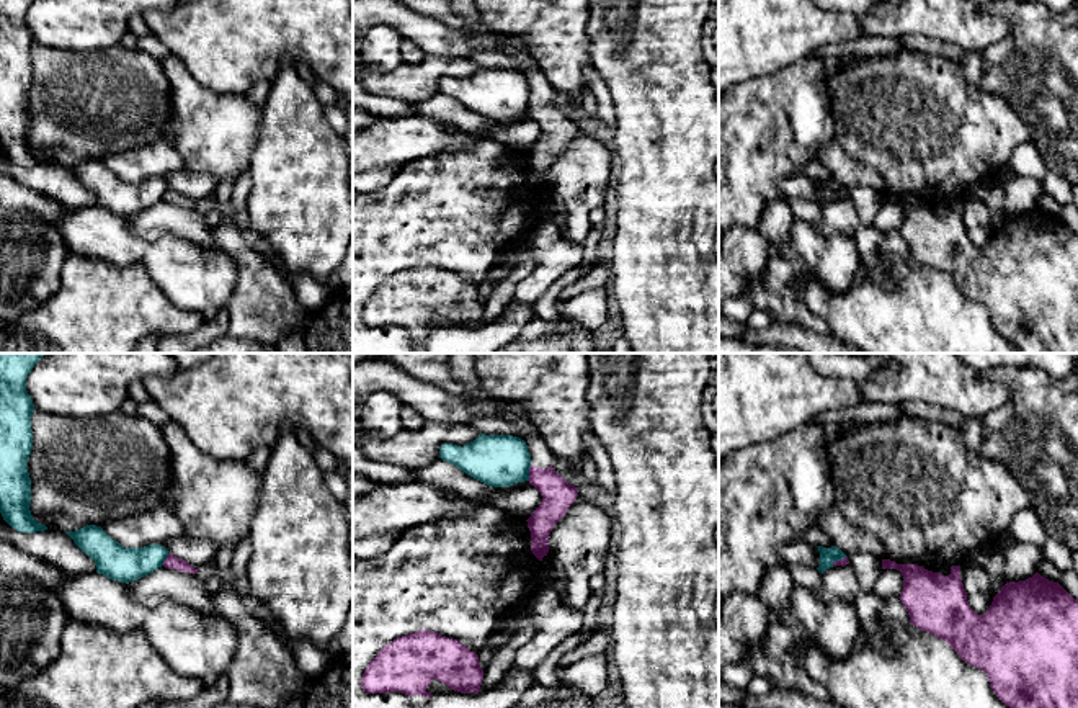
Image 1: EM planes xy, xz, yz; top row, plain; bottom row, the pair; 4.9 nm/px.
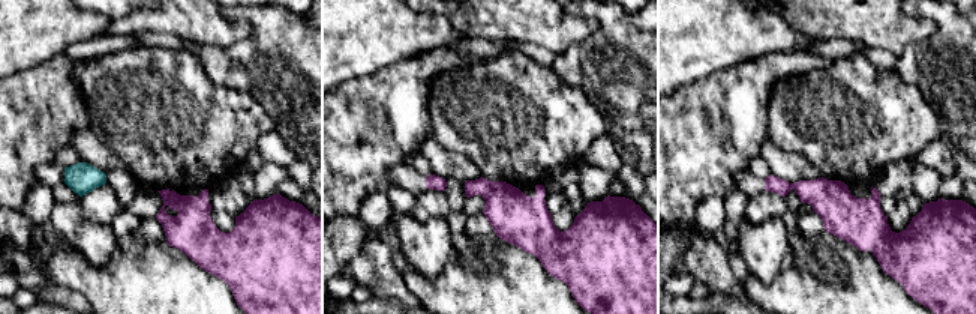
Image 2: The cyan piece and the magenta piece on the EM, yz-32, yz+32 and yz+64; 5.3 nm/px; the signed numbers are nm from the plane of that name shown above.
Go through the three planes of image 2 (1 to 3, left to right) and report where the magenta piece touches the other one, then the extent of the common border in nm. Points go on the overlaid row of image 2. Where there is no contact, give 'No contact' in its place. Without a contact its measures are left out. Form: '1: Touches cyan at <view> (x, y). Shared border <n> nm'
1: No contact
2: No contact
3: No contact

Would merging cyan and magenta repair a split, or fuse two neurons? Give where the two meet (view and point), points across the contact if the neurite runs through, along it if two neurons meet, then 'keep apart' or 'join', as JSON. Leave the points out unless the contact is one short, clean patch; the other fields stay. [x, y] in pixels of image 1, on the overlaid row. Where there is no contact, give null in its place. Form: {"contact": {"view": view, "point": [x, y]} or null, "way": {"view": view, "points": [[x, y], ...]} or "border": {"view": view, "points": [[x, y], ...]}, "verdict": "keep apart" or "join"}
{"contact": {"view": "xz", "point": [528, 473]}, "border": {"view": "xz", "points": [[531, 466], [526, 479]]}, "verdict": "keep apart"}

